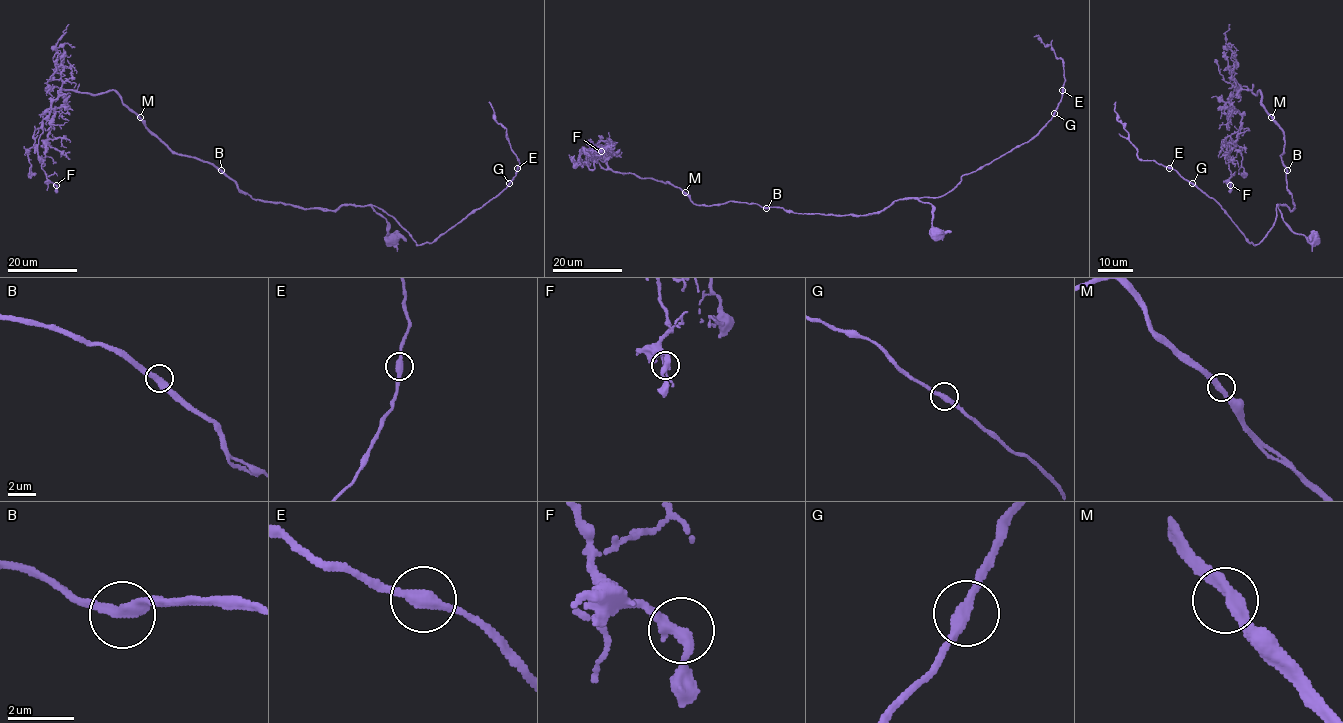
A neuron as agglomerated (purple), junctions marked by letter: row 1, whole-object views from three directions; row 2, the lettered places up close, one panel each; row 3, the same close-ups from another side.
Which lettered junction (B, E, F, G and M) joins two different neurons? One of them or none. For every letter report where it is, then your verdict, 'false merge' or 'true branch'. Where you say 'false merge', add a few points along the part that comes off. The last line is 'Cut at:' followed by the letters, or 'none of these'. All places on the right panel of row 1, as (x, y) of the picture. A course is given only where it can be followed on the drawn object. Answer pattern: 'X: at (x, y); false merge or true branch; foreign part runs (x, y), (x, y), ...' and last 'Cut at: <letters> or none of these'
B: at (1287, 170); true branch
E: at (1169, 168); true branch
F: at (1230, 185); true branch
G: at (1192, 183); true branch
M: at (1271, 117); true branch
Cut at: none of these

